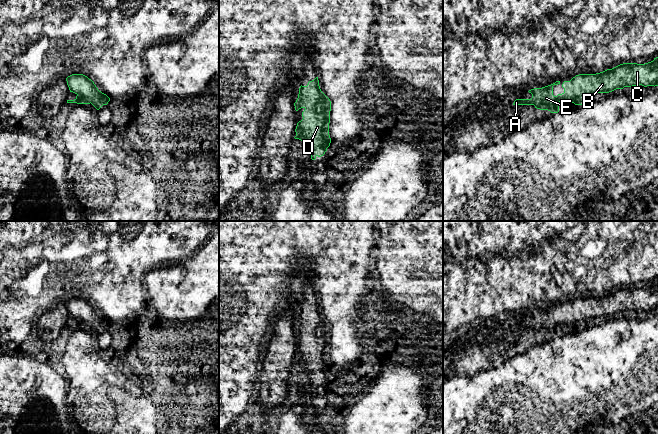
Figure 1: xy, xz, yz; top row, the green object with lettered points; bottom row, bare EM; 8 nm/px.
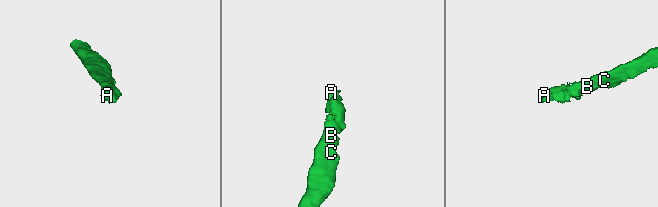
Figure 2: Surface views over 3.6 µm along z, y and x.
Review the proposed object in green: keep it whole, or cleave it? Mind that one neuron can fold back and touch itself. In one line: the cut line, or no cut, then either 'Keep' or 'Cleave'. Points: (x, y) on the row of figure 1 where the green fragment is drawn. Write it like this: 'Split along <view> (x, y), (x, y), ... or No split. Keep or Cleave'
No split. Keep

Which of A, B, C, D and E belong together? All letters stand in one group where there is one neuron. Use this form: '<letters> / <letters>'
A B C D E

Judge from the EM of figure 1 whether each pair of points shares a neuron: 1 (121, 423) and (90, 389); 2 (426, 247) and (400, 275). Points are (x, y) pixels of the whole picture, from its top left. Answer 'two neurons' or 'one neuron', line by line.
1: one neuron
2: one neuron

